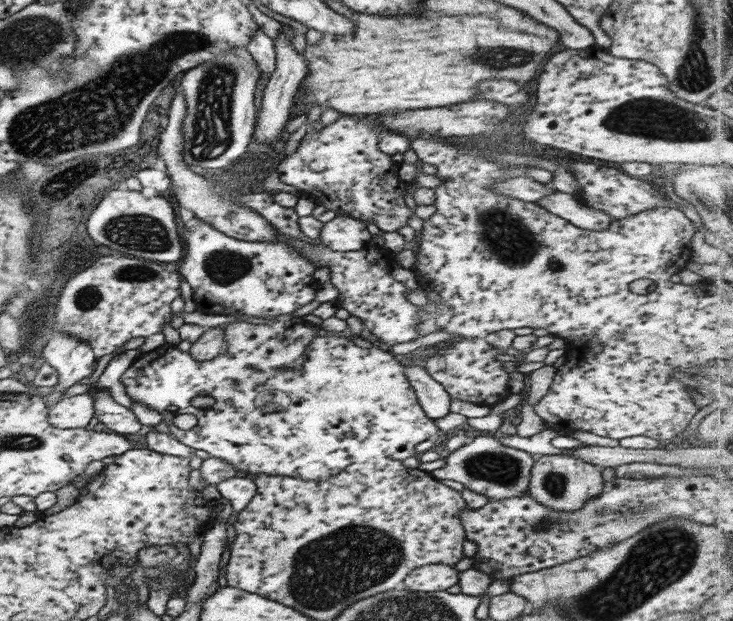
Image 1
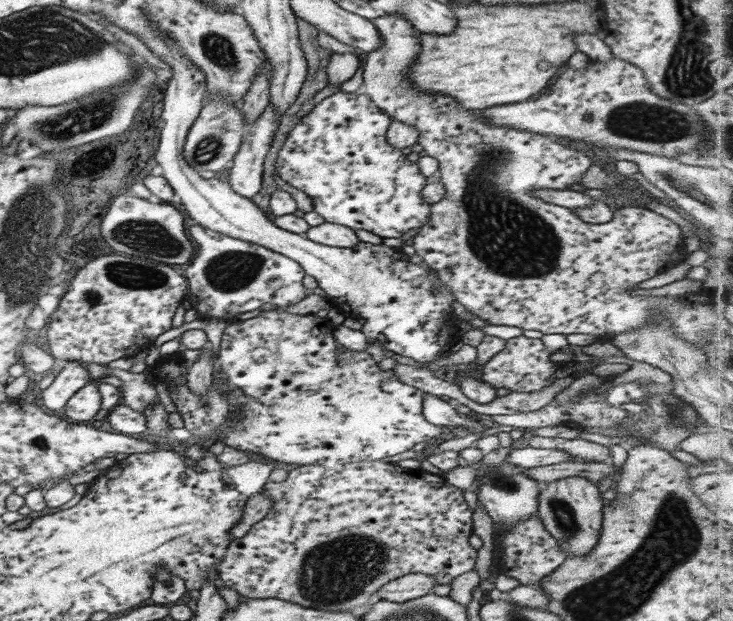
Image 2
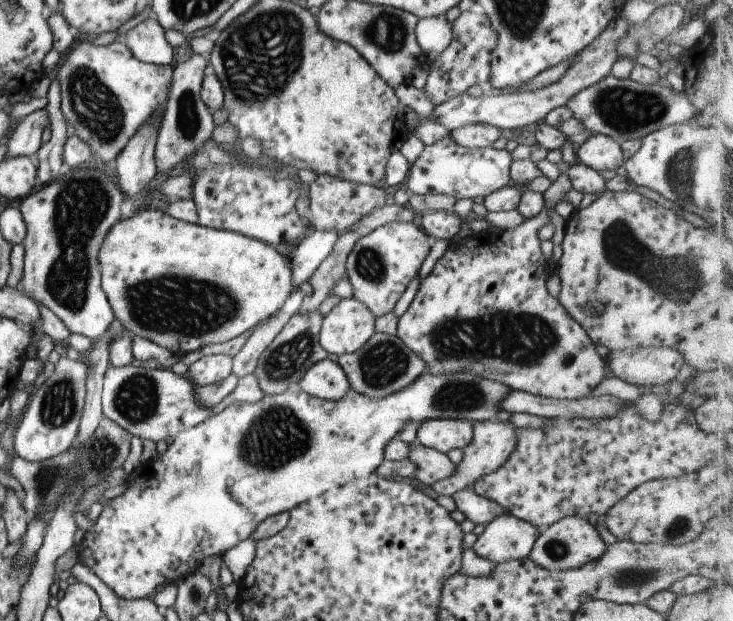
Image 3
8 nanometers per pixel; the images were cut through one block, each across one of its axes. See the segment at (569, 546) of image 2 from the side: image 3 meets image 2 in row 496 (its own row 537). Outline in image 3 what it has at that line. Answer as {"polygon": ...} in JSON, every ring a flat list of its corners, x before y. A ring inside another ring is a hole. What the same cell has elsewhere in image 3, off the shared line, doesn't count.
{"polygon":[[571,515,564,516,562,519,548,525,535,539,528,557,541,568,564,571,565,569,582,567,582,564,598,559,598,556,603,554,605,547,601,536,586,518]]}

